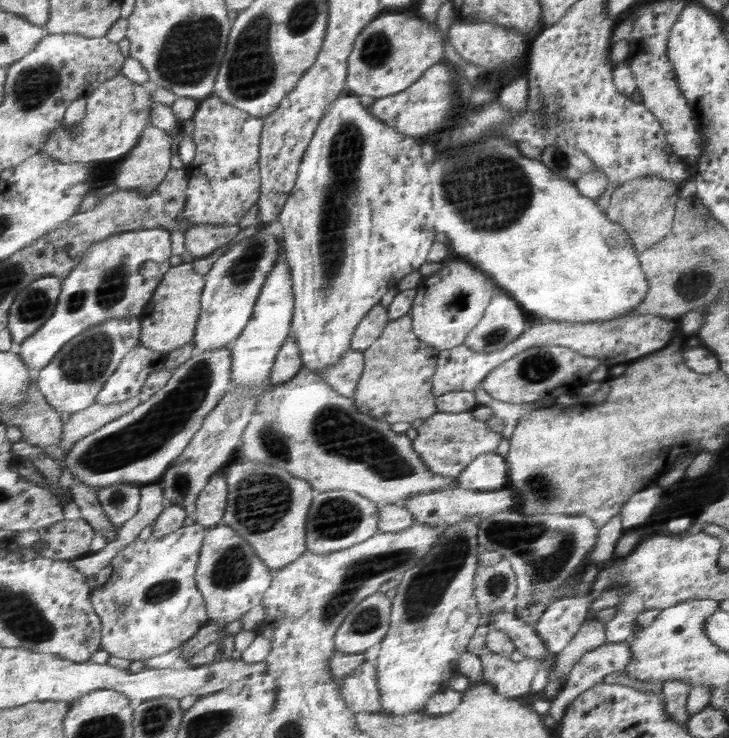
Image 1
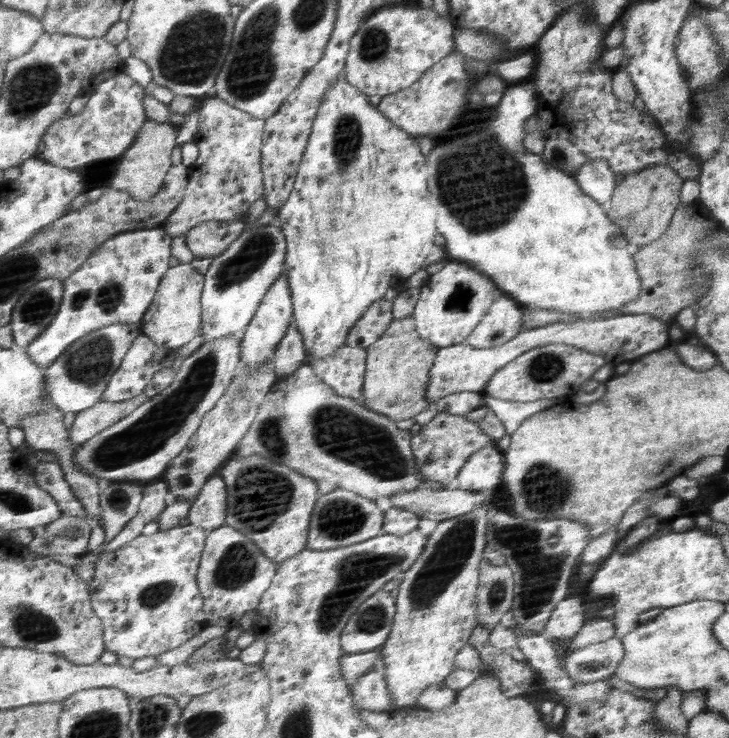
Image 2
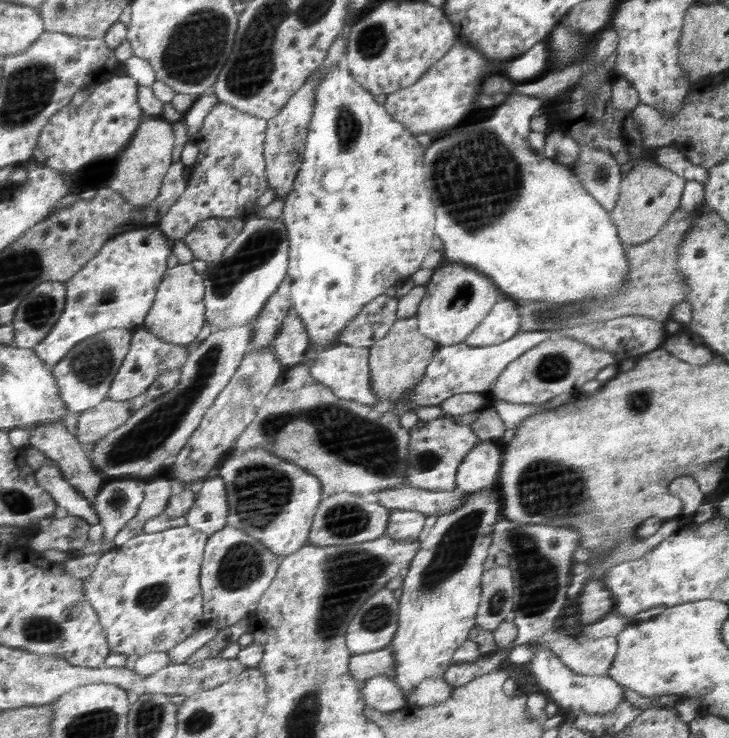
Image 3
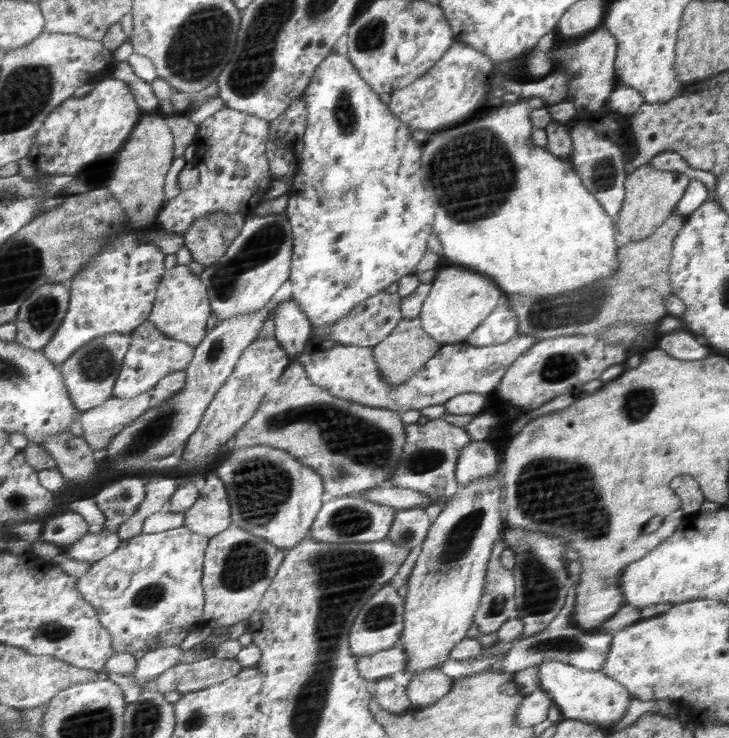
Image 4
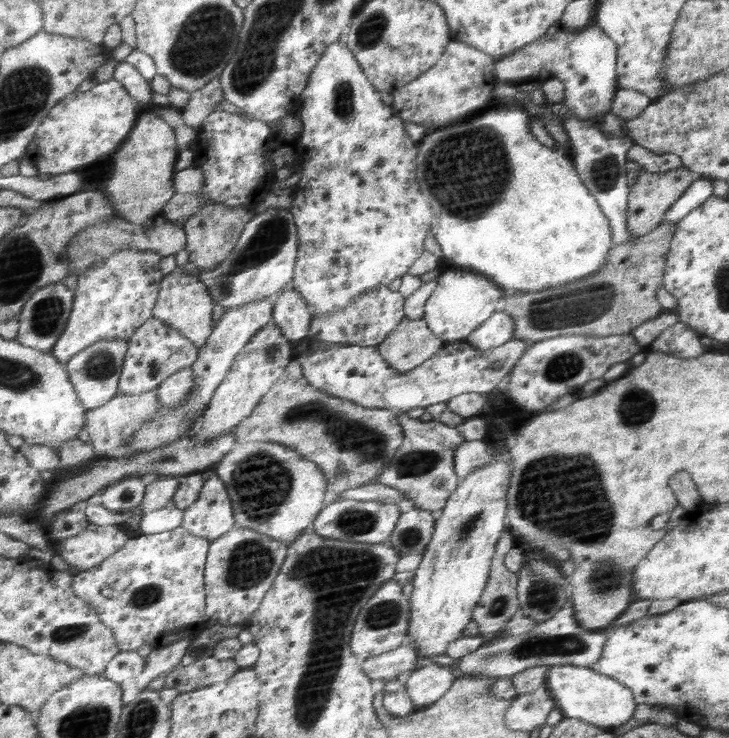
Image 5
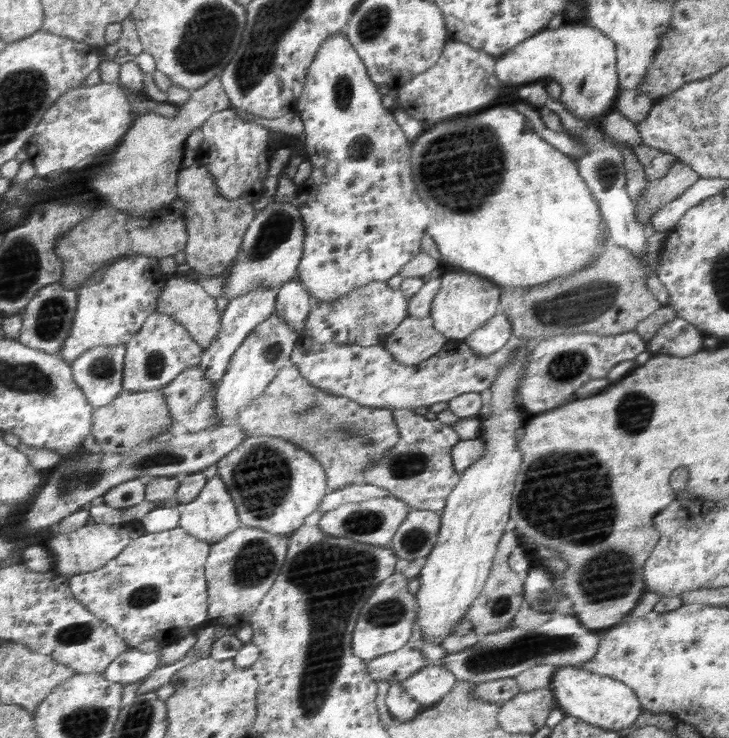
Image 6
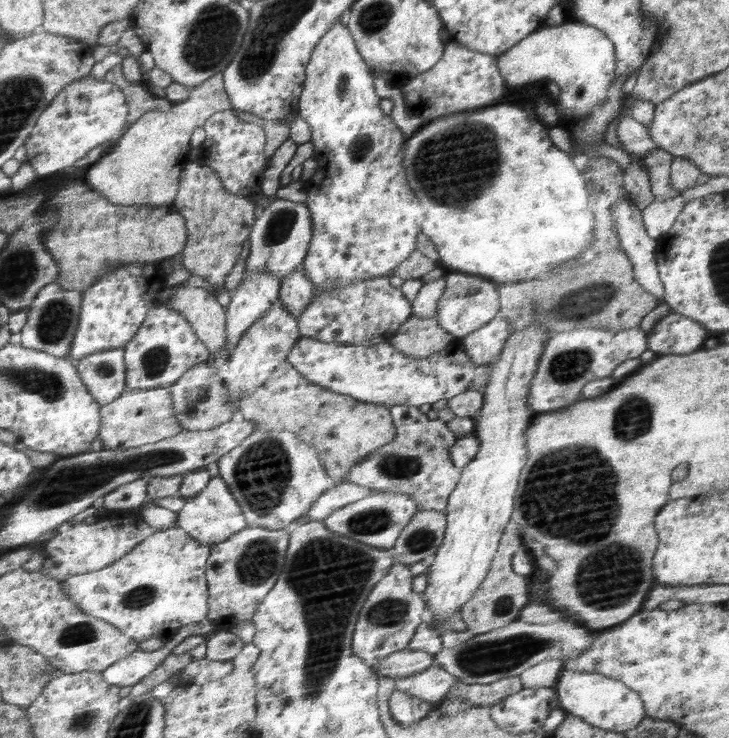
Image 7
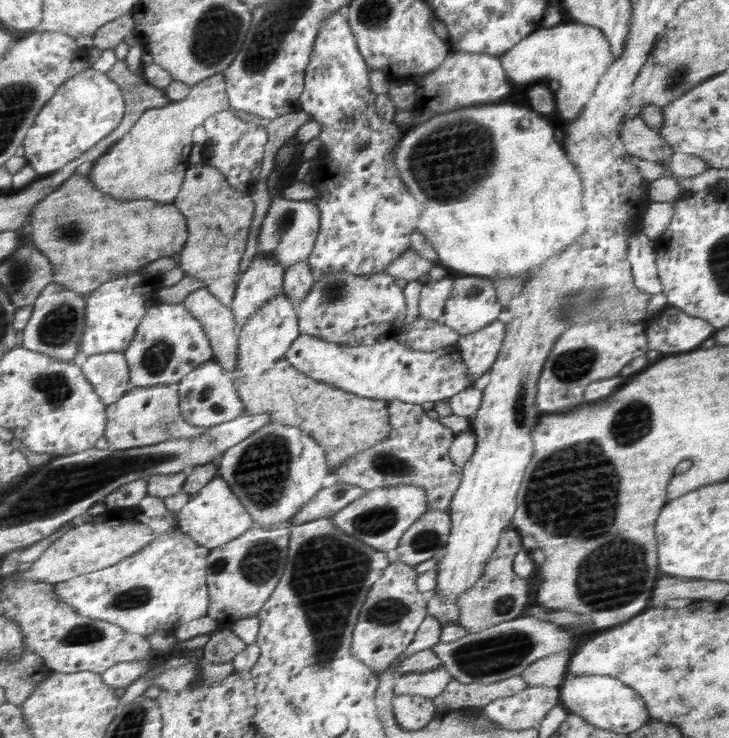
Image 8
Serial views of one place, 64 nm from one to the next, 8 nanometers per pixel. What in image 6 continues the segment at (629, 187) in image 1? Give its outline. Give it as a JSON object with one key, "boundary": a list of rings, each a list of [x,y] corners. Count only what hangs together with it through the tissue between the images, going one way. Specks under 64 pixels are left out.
{"boundary":[[[678,160],[670,167],[664,178],[647,180],[644,194],[638,201],[634,201],[636,221],[642,225],[648,224],[658,207],[662,209],[664,204],[676,199],[700,177],[695,169]]]}

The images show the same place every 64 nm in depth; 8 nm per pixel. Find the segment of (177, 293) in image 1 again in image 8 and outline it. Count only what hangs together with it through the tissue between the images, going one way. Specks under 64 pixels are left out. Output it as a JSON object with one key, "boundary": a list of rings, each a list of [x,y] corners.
{"boundary":[[[205,287],[193,291],[182,304],[203,324],[215,352],[214,360],[234,375],[239,362],[239,341],[231,308],[219,302]]]}

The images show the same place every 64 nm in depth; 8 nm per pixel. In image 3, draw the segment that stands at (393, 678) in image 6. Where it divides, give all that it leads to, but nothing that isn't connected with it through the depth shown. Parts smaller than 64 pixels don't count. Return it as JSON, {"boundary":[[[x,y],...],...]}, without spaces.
{"boundary":[[[392,646],[379,651],[351,655],[351,673],[359,681],[386,675],[394,672],[394,668],[396,668],[396,659]]]}

